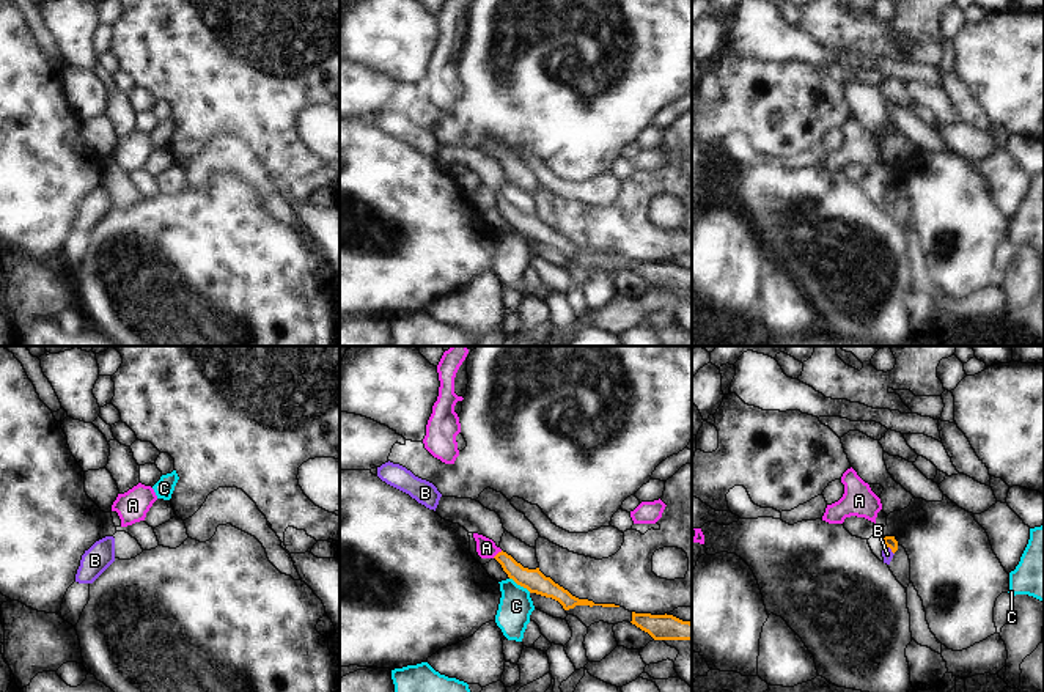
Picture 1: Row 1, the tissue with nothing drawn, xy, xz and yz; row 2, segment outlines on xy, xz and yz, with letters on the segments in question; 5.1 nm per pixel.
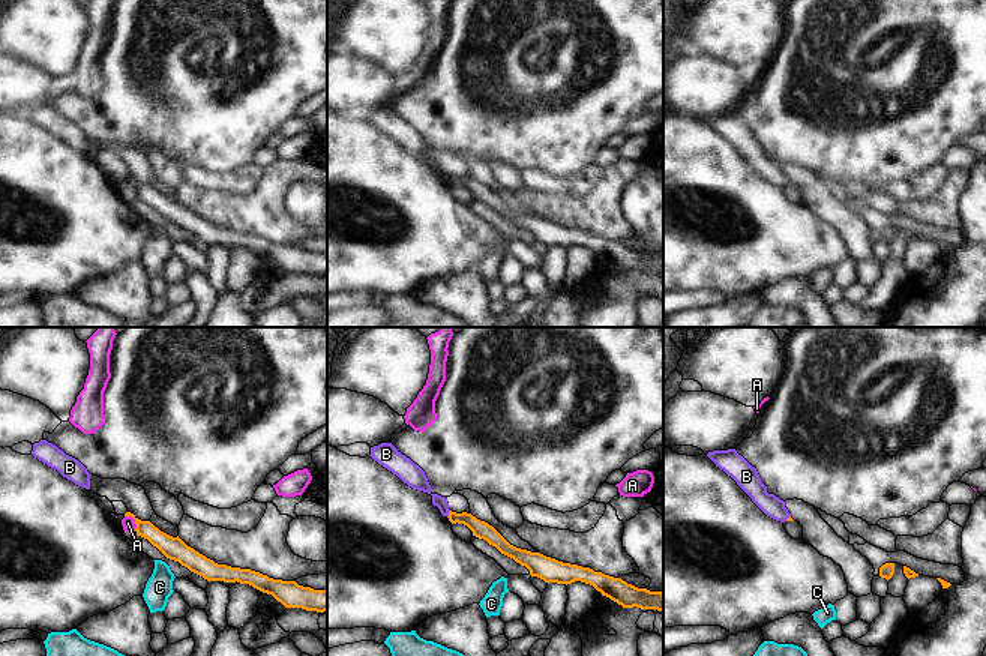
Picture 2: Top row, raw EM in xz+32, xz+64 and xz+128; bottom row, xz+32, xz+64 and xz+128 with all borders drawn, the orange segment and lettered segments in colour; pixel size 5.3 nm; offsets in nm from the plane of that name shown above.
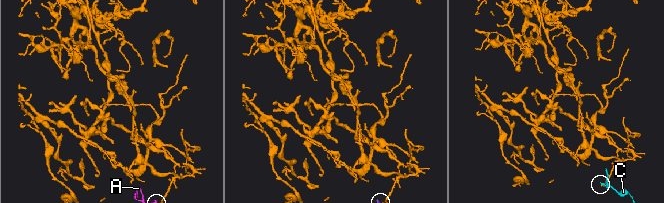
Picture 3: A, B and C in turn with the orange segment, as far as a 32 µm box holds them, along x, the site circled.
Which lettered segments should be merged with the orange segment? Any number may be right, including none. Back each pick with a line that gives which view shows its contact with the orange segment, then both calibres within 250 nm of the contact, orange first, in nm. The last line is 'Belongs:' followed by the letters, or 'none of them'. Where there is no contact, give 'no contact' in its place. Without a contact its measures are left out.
B: contact in yz; calibres 60 and 60 nm
Belongs: B

